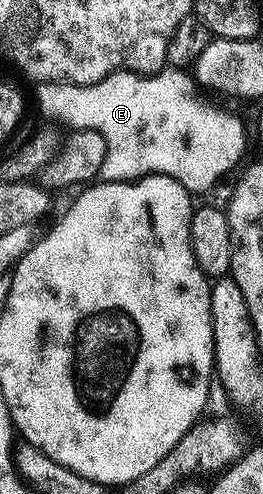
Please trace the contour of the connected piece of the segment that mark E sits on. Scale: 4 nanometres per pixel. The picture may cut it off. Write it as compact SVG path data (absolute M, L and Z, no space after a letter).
M167 66L153 74L119 70L95 84L42 82L37 88L38 108L48 119L102 135L106 157L100 176L106 182L167 176L197 194L208 191L225 172L232 171L246 152L241 118L201 100L193 75L181 68Z

